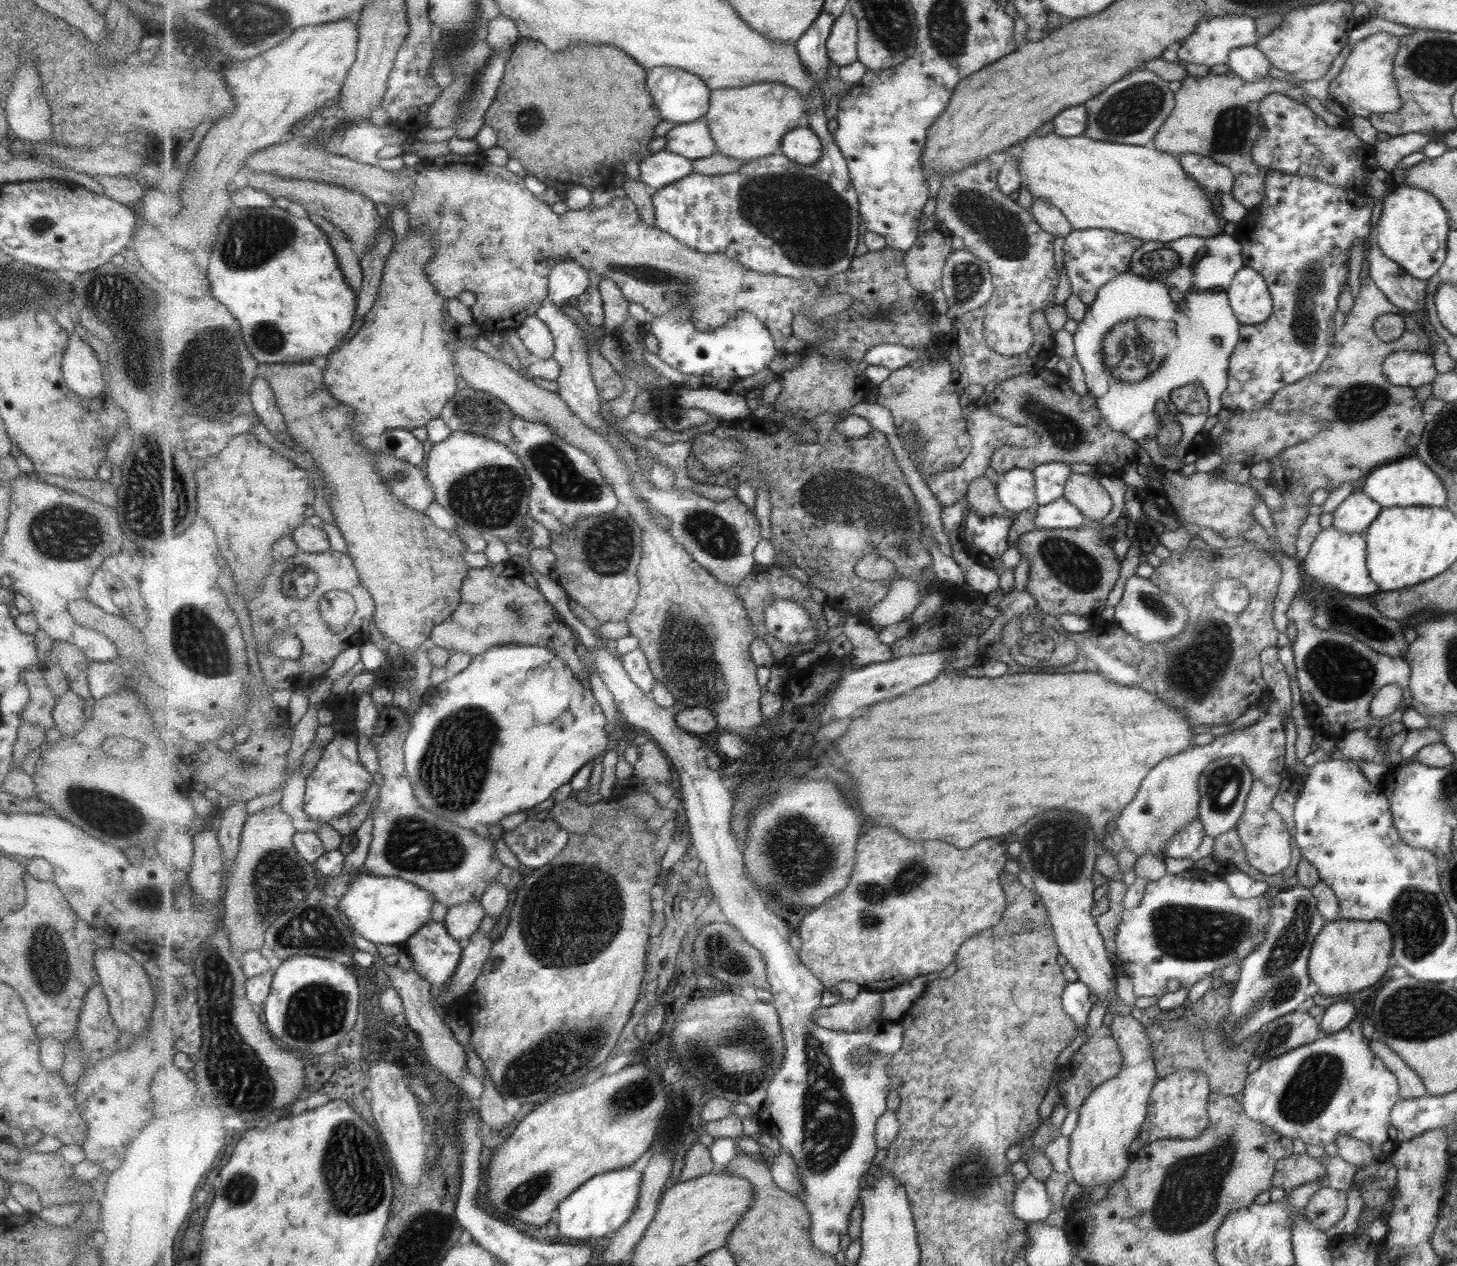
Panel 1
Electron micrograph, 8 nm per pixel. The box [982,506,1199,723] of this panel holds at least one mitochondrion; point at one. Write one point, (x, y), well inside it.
(1082, 570)

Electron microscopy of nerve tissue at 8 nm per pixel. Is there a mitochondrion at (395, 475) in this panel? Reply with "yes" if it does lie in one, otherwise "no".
yes

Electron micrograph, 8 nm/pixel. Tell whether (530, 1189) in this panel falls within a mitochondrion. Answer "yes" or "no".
yes

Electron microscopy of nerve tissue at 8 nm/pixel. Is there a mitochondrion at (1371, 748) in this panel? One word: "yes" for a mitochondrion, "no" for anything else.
no

